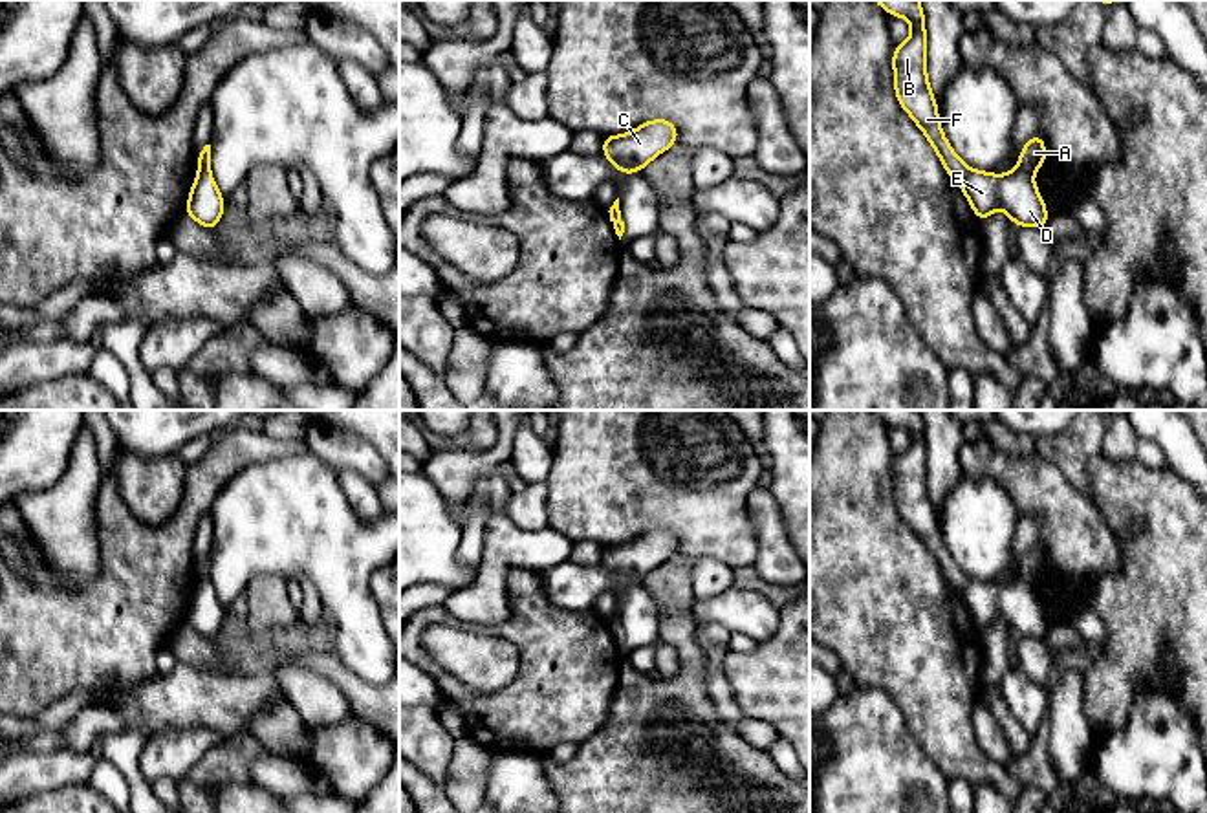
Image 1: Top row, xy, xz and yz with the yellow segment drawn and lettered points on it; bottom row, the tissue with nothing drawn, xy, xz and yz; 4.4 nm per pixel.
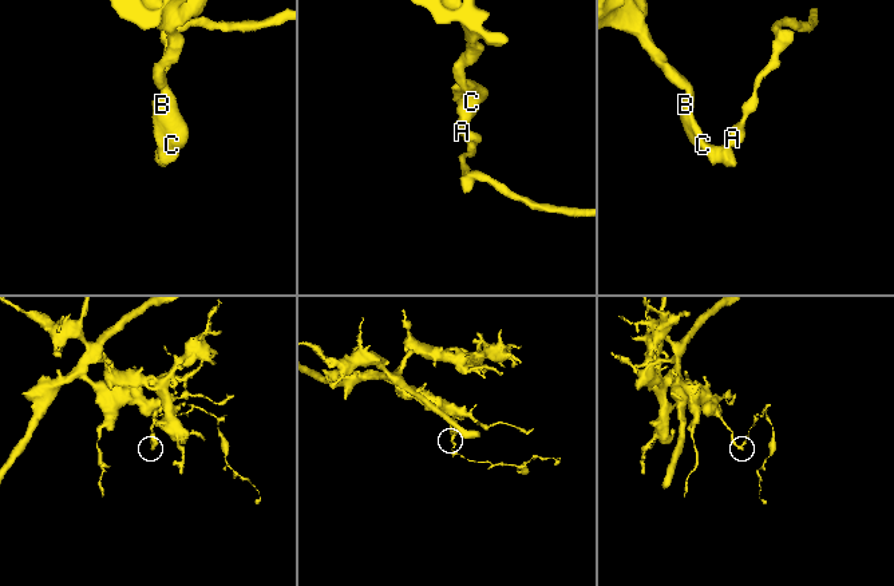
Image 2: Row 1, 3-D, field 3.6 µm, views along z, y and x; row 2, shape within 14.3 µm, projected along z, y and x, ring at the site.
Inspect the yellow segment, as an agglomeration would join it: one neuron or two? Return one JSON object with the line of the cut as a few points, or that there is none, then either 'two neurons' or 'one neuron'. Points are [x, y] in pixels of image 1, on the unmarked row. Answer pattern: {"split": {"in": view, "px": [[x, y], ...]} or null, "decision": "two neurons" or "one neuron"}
{"split": {"in": "yz", "px": [[1019, 575], [1032, 586]]}, "decision": "two neurons"}

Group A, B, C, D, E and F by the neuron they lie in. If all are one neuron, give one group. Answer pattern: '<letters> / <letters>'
A / B C D E F

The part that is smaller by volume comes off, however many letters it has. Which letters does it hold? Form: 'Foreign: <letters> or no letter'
Foreign: A

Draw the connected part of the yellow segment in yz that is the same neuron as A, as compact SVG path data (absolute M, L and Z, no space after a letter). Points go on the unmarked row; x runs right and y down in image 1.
M1037 542L1020 560L1018 577L1028 584L1035 584L1046 573L1046 553Z

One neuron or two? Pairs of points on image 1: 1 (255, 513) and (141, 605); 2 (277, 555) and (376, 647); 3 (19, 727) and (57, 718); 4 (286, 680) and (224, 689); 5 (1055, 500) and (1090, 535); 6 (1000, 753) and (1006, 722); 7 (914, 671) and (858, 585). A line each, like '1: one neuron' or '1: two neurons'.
1: two neurons
2: one neuron
3: one neuron
4: two neurons
5: one neuron
6: two neurons
7: one neuron

